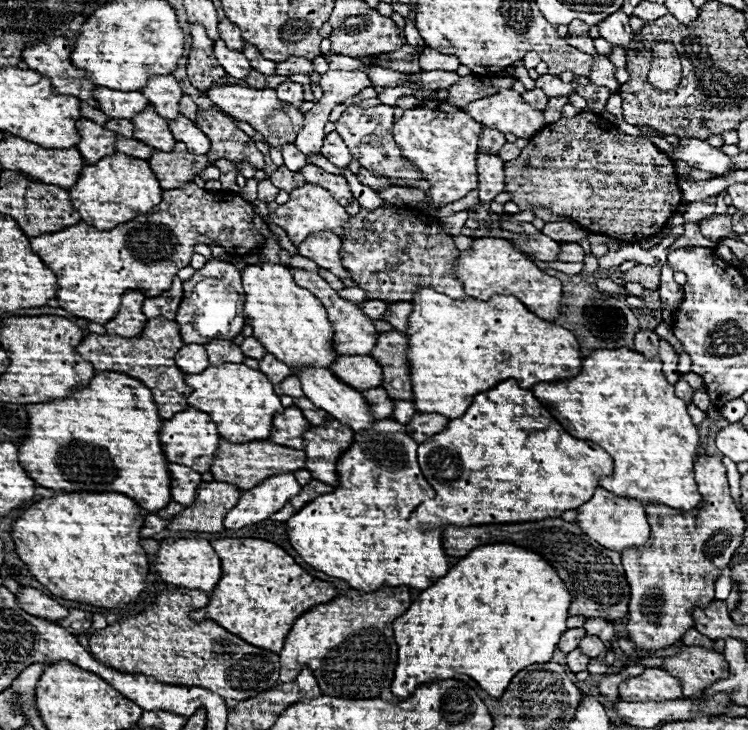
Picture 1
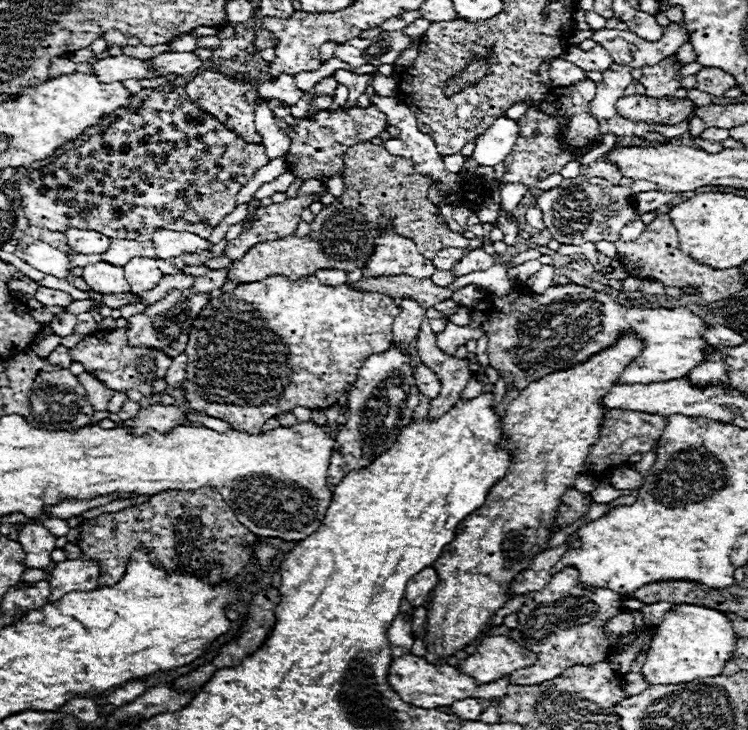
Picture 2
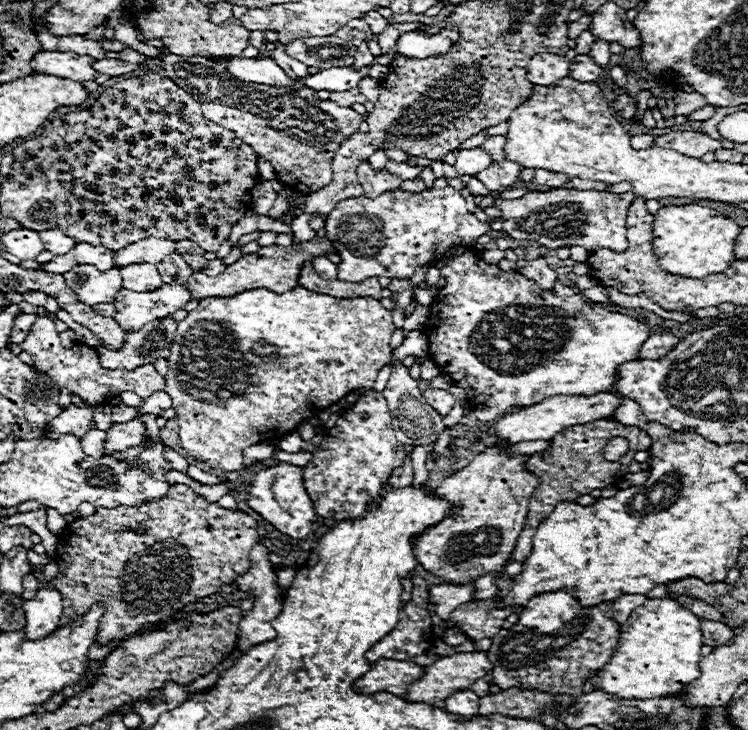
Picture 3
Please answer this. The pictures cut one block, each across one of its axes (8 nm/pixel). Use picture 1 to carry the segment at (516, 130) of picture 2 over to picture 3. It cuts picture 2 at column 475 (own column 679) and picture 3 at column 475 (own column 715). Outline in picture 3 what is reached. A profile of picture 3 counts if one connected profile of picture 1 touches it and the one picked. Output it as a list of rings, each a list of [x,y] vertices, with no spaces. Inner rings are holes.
[[[472,148],[472,150],[458,150],[456,152],[456,172],[458,174],[478,174],[492,166],[492,156],[482,150],[482,148]]]

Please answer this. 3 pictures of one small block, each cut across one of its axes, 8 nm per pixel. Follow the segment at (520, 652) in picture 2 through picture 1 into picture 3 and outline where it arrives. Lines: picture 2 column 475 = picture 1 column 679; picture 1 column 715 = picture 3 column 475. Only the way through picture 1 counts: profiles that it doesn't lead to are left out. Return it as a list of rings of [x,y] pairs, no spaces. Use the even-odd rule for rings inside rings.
[[[458,652],[454,656],[444,656],[424,668],[424,676],[410,686],[406,700],[436,704],[436,700],[446,700],[456,690],[468,690],[478,678],[484,678],[484,672],[492,672],[492,668],[494,664],[488,660],[486,652]]]

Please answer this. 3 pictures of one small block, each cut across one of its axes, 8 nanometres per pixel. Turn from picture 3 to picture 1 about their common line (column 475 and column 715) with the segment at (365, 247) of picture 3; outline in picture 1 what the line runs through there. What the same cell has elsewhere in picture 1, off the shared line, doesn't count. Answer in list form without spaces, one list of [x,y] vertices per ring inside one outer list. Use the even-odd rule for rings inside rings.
[[[726,212],[726,214],[714,216],[714,218],[702,220],[700,222],[700,232],[702,232],[704,238],[708,238],[712,242],[718,242],[732,232],[732,216]]]

